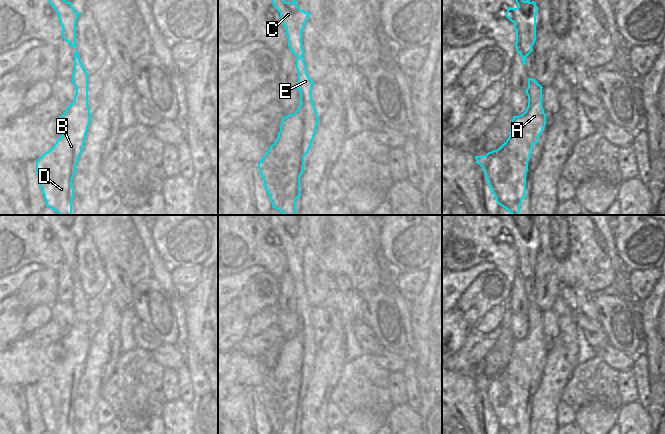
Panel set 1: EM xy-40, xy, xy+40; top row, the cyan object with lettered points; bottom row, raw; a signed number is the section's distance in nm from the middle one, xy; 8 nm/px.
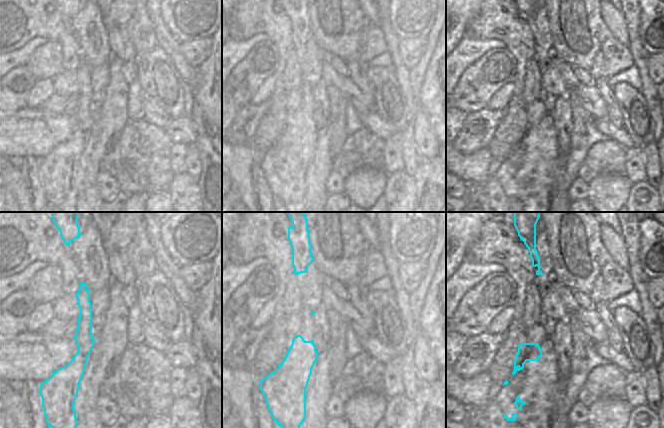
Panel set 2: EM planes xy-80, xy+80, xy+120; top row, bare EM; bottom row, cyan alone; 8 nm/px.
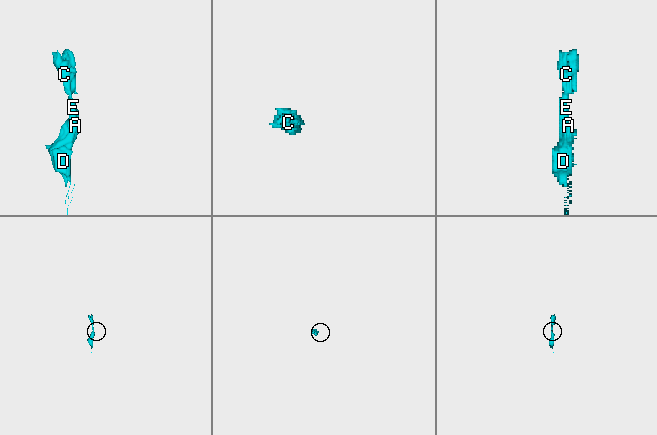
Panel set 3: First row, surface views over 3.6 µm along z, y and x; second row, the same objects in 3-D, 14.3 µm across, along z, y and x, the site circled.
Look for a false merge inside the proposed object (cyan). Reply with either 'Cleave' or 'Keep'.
Keep.

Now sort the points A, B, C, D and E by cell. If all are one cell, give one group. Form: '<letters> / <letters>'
A B C D E

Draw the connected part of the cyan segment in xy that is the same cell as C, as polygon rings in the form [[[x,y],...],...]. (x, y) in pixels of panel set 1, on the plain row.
[[[279,215],[265,216],[280,237],[288,261],[288,271],[298,281],[296,313],[300,315],[300,329],[293,338],[282,342],[278,361],[258,387],[258,393],[272,432],[296,434],[304,381],[312,369],[319,345],[312,325],[314,306],[307,298],[302,271],[302,255],[310,237],[301,234],[296,229],[296,224],[286,226]]]

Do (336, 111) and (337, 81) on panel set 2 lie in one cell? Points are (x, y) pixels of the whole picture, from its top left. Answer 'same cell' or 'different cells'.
different cells

